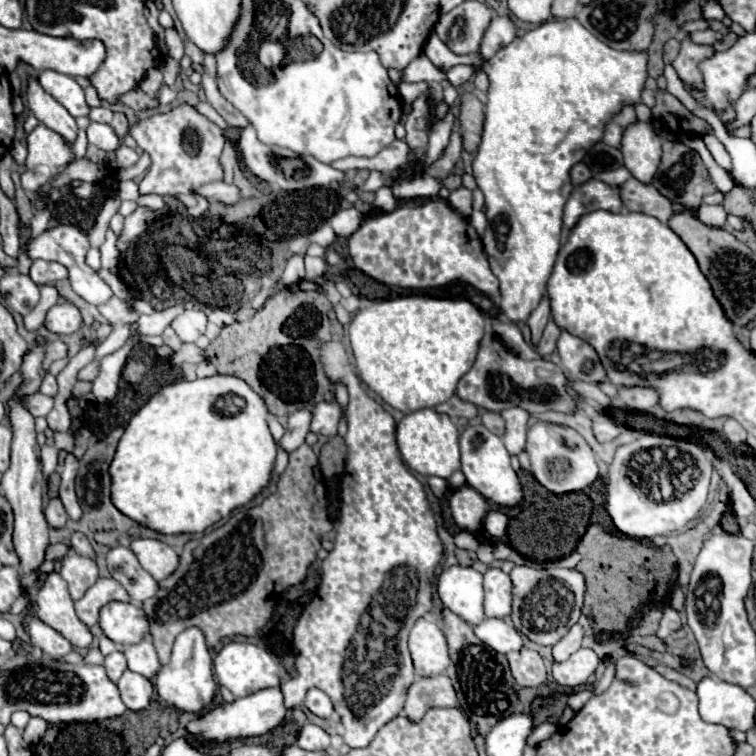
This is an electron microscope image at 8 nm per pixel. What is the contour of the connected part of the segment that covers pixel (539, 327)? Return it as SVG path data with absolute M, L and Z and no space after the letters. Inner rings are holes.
M544 296L542 302L540 302L540 306L538 306L538 308L530 314L530 318L528 318L528 326L530 326L530 330L532 330L532 346L538 344L540 336L542 336L542 332L544 332L544 326L546 326L546 322L550 320L550 316L552 316L552 312L550 312L550 298Z

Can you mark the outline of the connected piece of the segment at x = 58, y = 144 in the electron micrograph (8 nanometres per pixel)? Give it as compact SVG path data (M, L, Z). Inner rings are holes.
M38 124L28 134L28 158L22 184L30 186L32 190L26 192L36 192L36 188L48 184L70 162L74 162L72 144L68 144L58 132Z

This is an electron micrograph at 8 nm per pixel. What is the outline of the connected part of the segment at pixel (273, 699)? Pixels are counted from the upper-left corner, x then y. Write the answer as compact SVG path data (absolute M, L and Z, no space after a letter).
M266 688L256 694L238 698L234 704L222 704L222 706L208 710L200 718L192 720L188 724L188 730L198 736L196 742L204 742L204 740L224 742L224 740L232 740L232 738L262 736L262 734L270 732L272 728L276 728L284 720L284 716L286 716L286 706L284 706L282 690L280 688Z

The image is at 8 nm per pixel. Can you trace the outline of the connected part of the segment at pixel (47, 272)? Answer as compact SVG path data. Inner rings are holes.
M34 260L32 268L30 268L30 278L42 286L42 284L50 284L56 280L62 280L68 276L66 266L58 264L58 262L50 262L50 260Z

